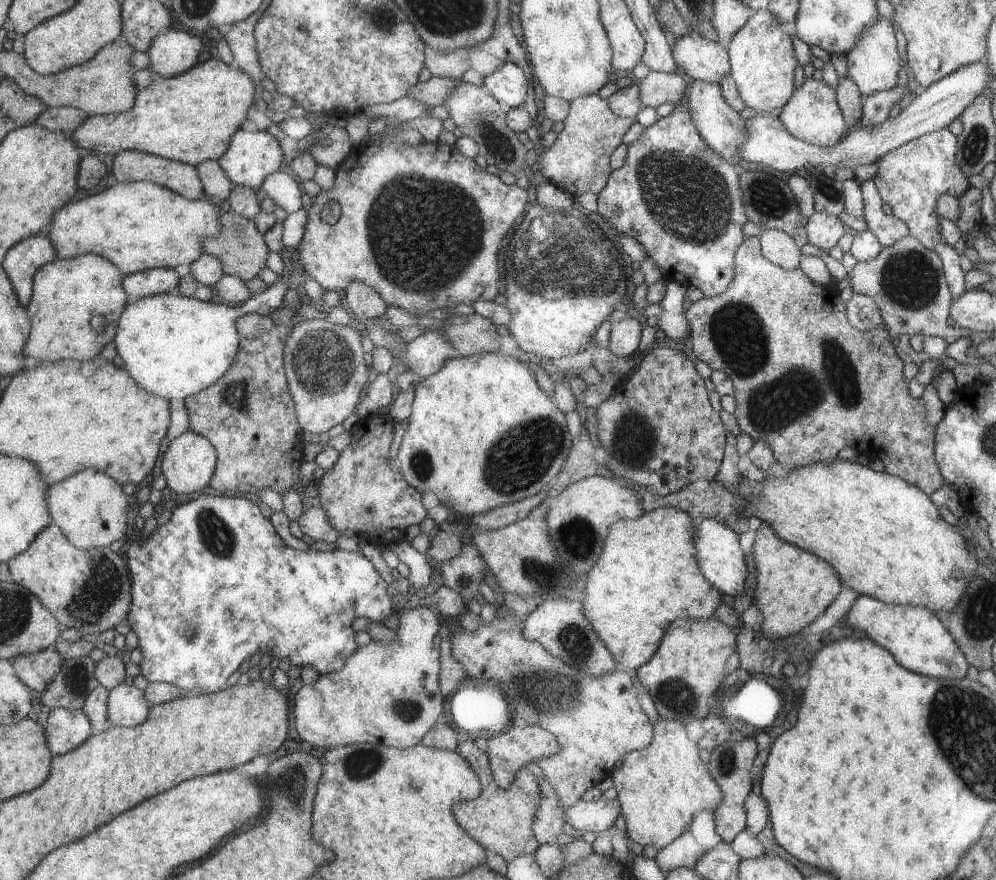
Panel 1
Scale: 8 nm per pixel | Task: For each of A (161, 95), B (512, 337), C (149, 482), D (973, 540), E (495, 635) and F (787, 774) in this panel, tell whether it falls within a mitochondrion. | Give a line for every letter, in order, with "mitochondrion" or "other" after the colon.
A: other
B: other
C: other
D: other
E: other
F: other

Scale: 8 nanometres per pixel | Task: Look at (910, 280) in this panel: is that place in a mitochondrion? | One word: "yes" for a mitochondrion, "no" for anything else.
yes

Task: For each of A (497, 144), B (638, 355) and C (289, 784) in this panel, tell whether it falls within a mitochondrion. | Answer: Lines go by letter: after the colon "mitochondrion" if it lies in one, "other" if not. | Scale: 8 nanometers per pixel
A: mitochondrion
B: other
C: mitochondrion

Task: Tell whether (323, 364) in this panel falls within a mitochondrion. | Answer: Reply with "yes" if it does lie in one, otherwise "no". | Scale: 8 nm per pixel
yes

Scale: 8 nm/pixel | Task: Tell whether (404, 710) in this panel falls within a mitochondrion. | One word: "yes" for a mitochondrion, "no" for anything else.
yes

